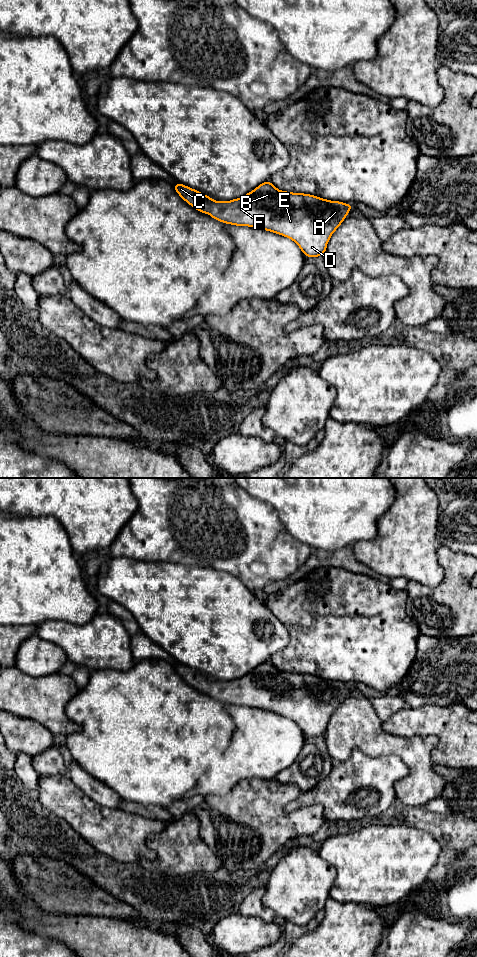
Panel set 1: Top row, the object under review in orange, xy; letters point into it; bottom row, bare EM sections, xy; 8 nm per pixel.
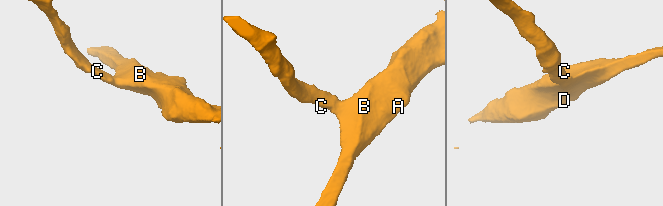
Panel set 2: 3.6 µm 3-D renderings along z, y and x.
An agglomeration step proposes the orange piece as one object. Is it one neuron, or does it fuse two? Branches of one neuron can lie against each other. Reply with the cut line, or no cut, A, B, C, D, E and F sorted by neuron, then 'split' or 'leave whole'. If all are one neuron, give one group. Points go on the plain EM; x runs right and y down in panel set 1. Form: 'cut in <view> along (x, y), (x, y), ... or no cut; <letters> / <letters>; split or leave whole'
no cut; A B C D E F; leave whole

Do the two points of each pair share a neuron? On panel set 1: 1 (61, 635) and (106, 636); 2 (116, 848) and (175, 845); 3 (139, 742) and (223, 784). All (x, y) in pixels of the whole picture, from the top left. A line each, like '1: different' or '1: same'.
1: same
2: different
3: same

